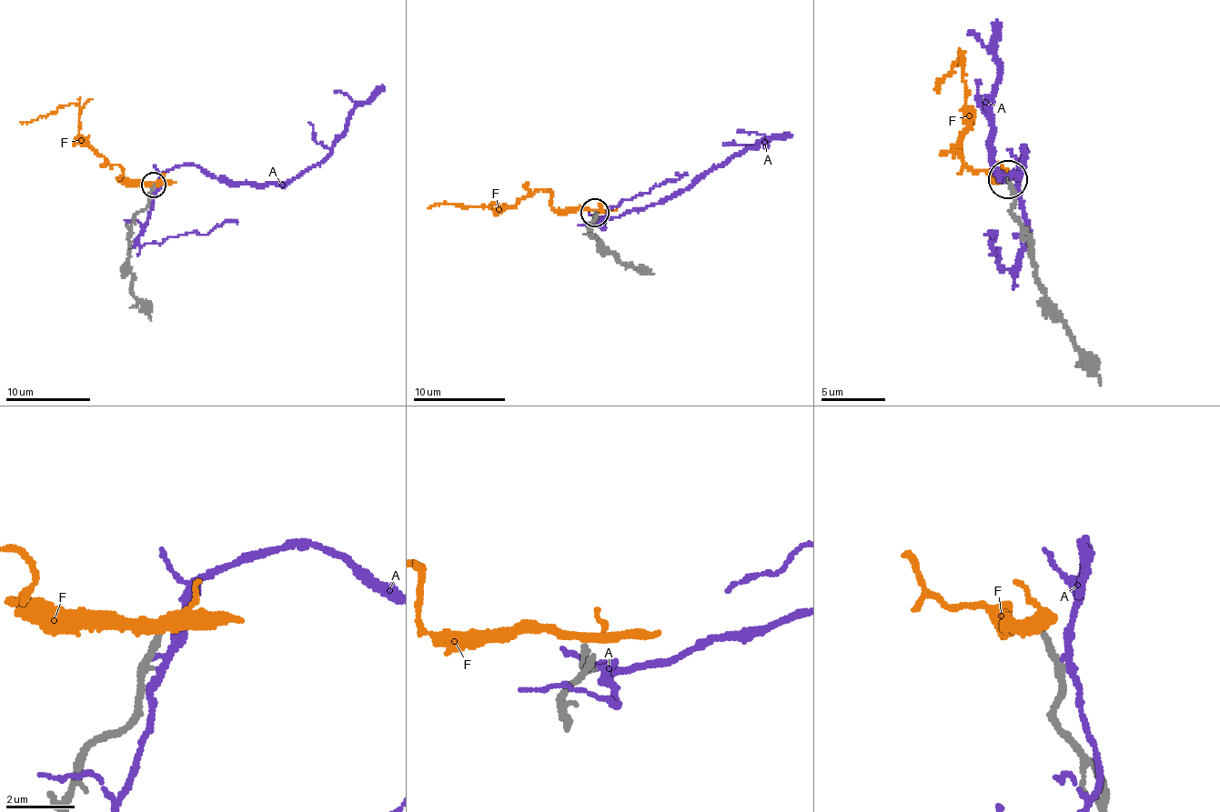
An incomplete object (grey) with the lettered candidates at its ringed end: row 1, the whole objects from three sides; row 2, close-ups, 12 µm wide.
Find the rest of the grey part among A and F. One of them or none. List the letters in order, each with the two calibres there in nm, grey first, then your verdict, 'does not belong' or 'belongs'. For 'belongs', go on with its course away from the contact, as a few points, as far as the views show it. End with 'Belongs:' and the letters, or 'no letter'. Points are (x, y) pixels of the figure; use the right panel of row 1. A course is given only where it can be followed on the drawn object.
A: 320/140 nm | does not belong
F: 200/300 nm | belongs | via (1007, 182), (990, 179), (980, 170), (965, 163), (954, 150), (970, 119), (959, 58), (934, 88), (937, 89)
Belongs: F

